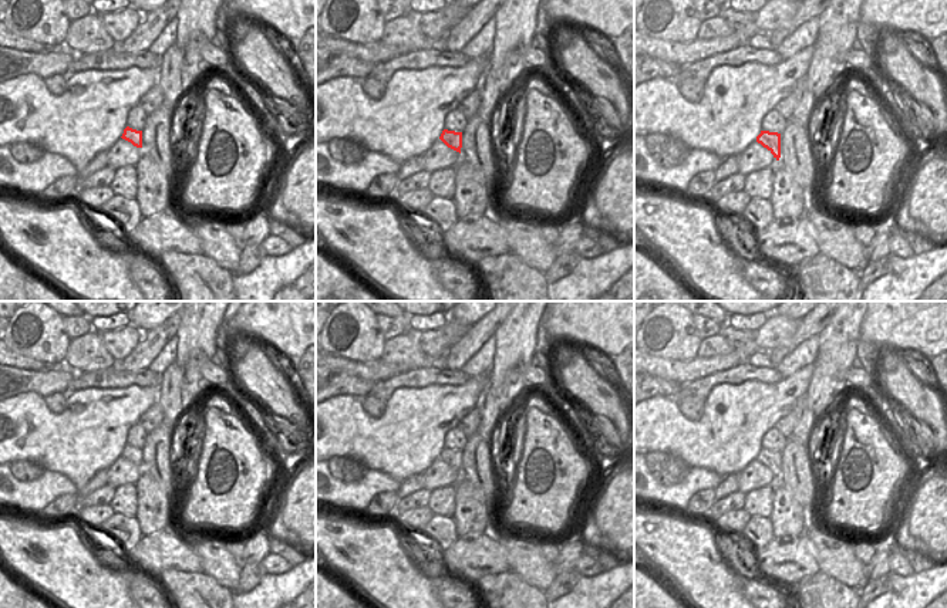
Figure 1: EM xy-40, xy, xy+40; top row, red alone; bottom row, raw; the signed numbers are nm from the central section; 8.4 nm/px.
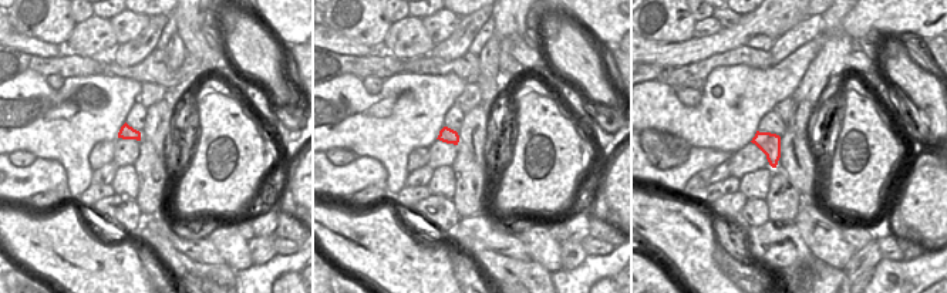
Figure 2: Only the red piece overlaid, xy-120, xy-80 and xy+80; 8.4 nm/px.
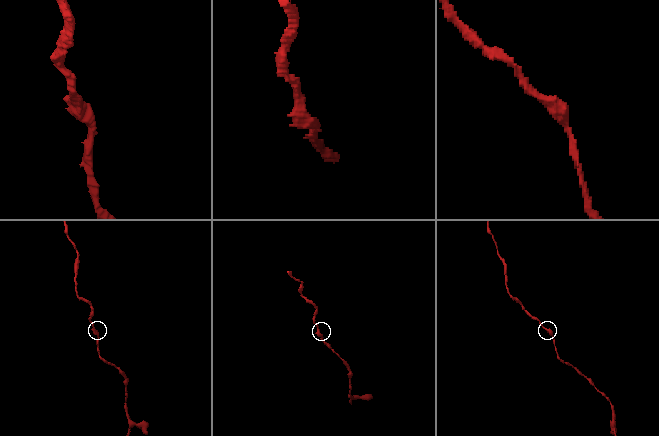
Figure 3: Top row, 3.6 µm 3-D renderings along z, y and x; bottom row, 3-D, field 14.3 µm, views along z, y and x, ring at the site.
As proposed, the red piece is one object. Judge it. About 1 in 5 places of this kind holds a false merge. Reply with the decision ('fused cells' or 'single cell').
single cell

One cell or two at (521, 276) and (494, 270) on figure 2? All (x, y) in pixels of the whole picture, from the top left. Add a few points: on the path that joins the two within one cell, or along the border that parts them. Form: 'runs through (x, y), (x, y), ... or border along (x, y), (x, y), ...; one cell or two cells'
runs through (514, 276), (501, 273); one cell

